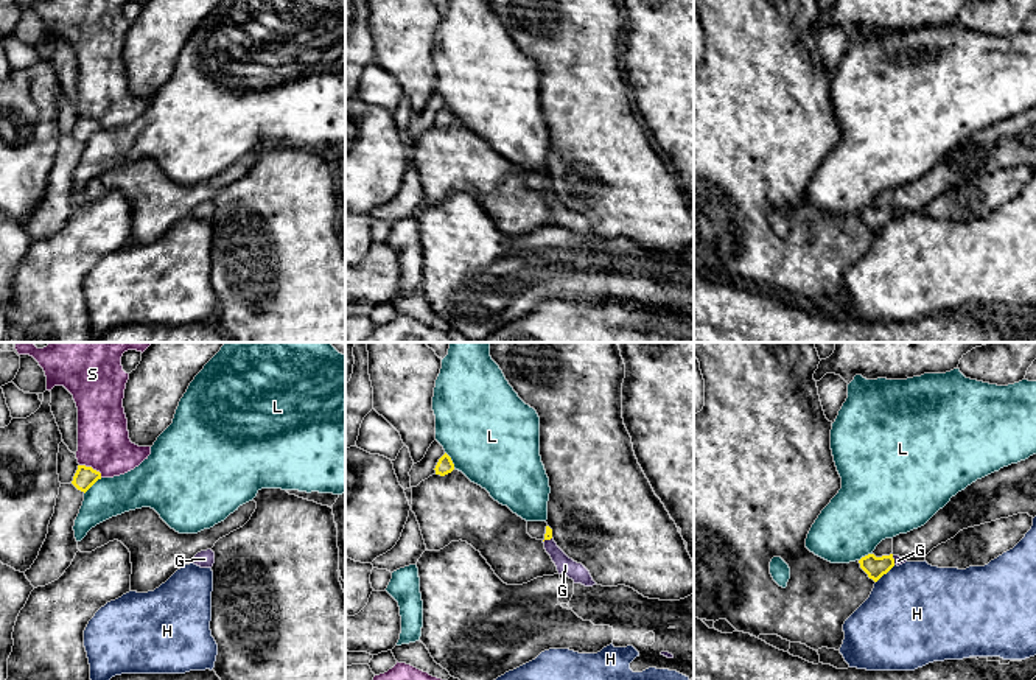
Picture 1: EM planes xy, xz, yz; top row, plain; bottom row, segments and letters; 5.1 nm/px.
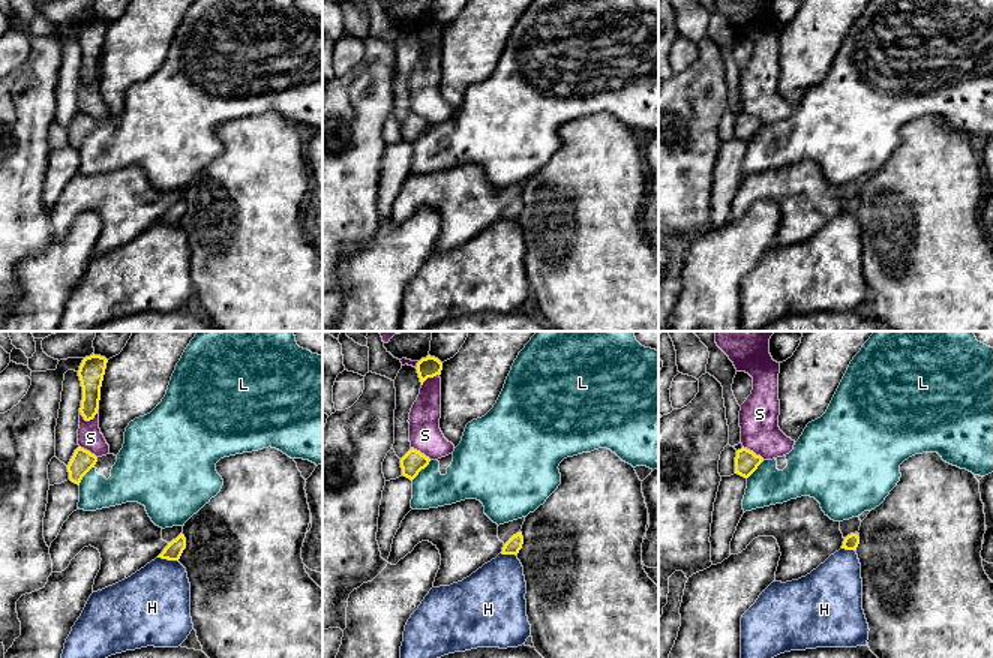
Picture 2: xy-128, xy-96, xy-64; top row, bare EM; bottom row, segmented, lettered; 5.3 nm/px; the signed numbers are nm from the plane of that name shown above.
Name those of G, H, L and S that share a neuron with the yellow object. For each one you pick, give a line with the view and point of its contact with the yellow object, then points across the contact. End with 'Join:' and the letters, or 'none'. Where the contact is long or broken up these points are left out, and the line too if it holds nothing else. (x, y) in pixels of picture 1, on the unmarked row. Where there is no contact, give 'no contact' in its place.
G: contact xz (546, 190); way xz (548, 187), (546, 190), (565, 217)
Join: G

